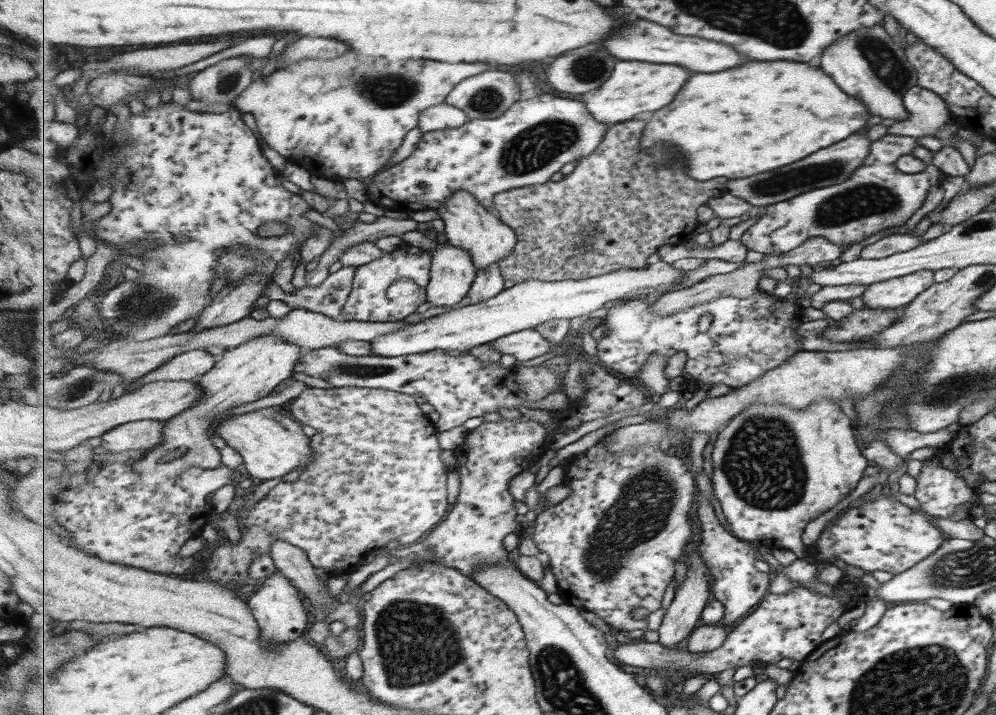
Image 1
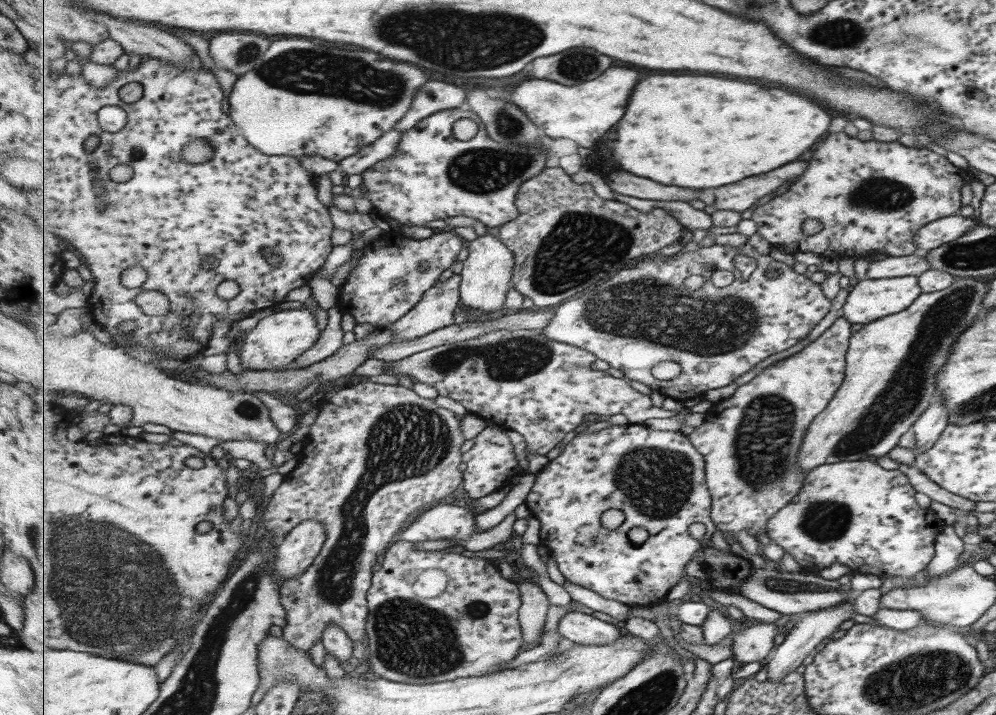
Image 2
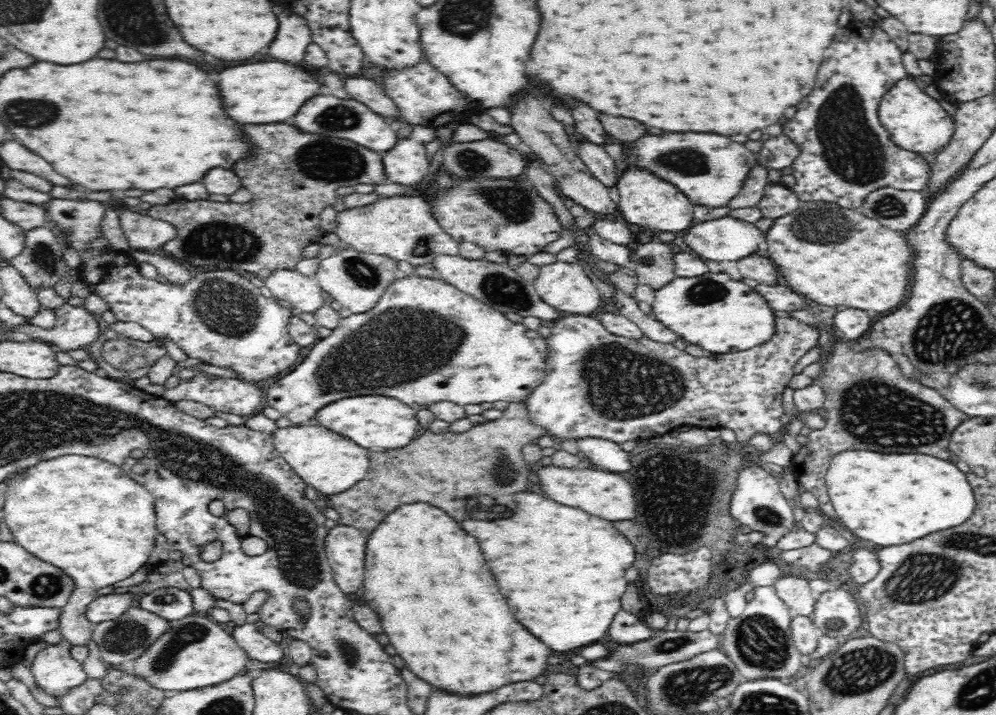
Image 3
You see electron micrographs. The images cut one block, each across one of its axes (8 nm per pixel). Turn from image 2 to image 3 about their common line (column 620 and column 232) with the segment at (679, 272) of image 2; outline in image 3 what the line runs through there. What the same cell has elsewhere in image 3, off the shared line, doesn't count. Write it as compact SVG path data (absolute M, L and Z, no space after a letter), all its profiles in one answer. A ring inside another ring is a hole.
M51 198L49 200L49 208L46 211L46 216L50 218L52 221L56 222L59 225L60 229L69 229L72 233L69 238L69 244L73 246L78 251L78 254L83 259L80 267L80 276L81 279L84 280L89 286L92 292L97 292L101 294L109 304L109 310L111 310L118 321L122 322L136 322L144 326L146 329L150 330L150 332L154 333L156 339L159 338L168 338L174 341L178 347L188 355L188 357L194 359L200 359L217 367L224 367L225 369L231 369L232 371L237 371L239 376L244 380L252 380L252 381L260 381L262 379L266 379L269 376L273 376L282 372L282 370L286 370L289 367L293 367L293 364L298 358L299 355L299 347L289 338L289 332L287 330L288 319L291 317L291 308L287 305L284 305L277 301L274 298L264 297L260 293L260 289L256 287L246 276L240 276L238 273L234 273L232 271L198 271L194 273L193 279L188 282L185 287L177 287L174 285L170 285L168 283L160 283L156 280L145 279L138 269L138 265L134 264L132 260L129 260L126 253L116 252L112 250L108 246L106 249L107 241L103 239L101 236L101 231L99 228L99 223L103 219L104 210L106 210L106 205L102 202L98 202L96 200L70 200L70 198ZM84 244L91 244L95 251L93 253L82 253L82 248L86 248Z

